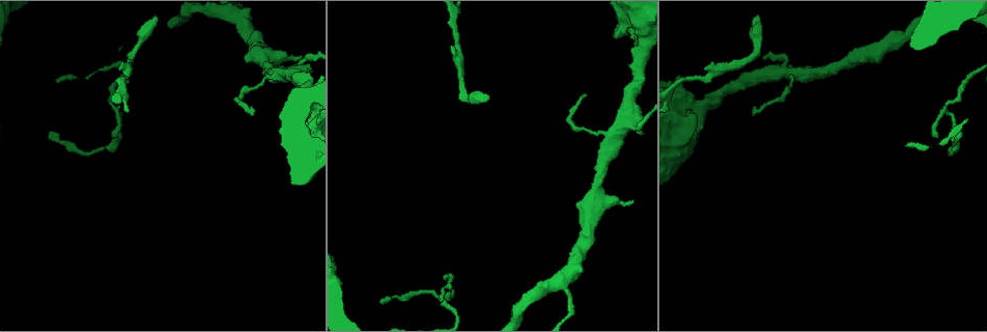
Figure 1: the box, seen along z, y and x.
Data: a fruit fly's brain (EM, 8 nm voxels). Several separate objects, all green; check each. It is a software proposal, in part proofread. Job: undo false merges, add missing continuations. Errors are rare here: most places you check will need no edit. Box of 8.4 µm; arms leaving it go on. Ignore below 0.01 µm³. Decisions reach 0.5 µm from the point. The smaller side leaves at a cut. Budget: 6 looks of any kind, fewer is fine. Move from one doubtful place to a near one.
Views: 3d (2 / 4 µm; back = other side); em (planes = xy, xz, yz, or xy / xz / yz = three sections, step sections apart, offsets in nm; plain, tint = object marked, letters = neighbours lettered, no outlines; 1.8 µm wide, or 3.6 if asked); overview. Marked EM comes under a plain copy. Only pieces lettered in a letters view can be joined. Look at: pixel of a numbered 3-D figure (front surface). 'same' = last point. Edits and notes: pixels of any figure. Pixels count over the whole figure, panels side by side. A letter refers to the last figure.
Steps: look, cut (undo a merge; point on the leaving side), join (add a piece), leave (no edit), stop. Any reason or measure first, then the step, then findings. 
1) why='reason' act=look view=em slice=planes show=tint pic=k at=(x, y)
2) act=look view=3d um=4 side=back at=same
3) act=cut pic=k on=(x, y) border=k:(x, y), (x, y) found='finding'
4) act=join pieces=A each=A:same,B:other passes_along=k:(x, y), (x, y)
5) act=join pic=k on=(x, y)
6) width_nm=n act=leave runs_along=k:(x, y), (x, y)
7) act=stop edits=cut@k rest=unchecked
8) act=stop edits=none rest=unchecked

why='branch stops here' act=look view=em slice=xy step=8 show=letters pic=1 at=(153, 17)

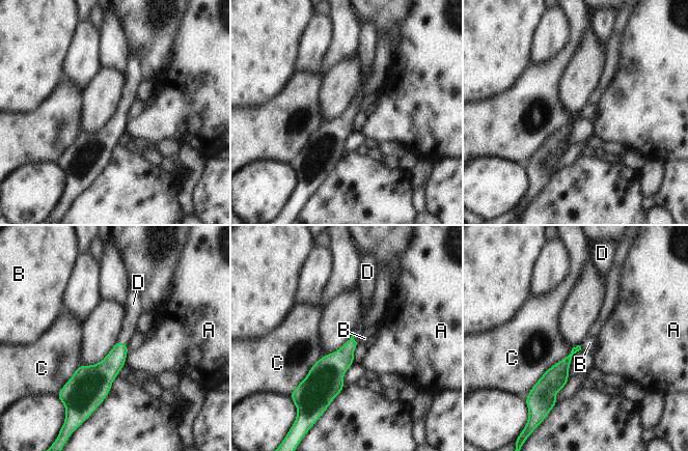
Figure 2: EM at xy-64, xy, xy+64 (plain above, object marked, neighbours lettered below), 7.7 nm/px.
act=join pic=2 on=(129, 327) each=A:other,B:other,C:other,D:same passes_along=2:(106, 370), (121, 342), (129, 327) found='the cell continues'

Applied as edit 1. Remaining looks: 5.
act=look view=overview

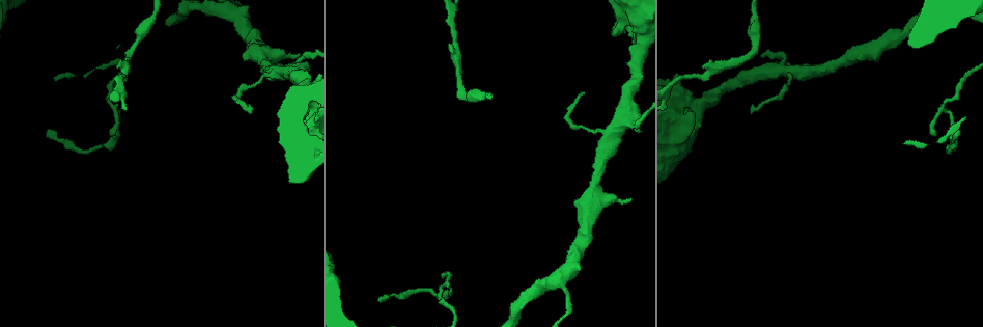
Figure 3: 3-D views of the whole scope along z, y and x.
why='three-way junction' act=look view=em slice=planes show=tint pic=3 at=(264, 74)

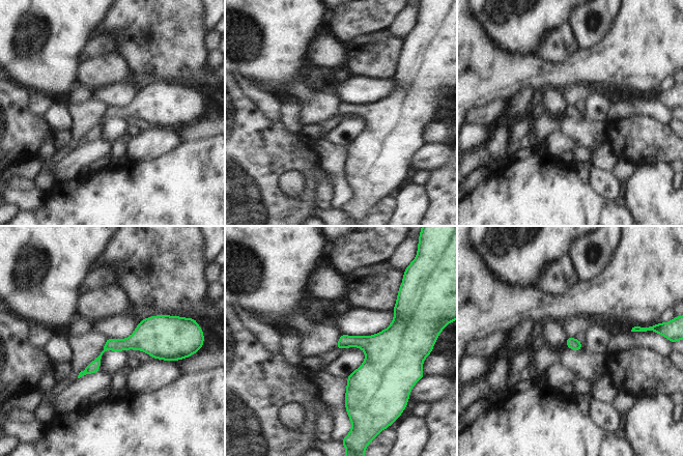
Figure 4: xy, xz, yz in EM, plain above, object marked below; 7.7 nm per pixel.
why='see the neighbours' act=look view=em slice=planes show=letters at=same

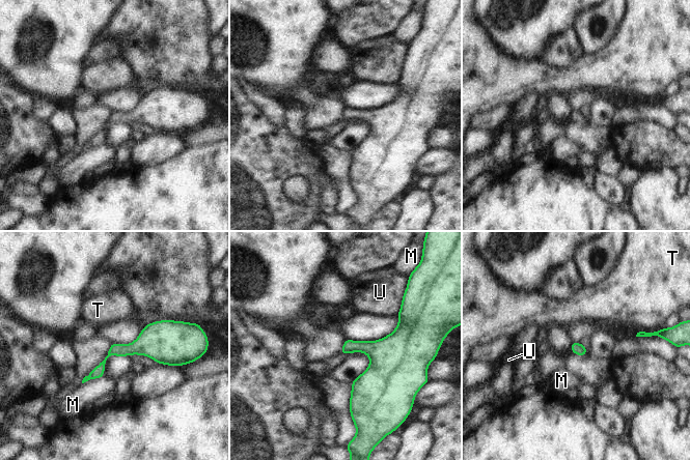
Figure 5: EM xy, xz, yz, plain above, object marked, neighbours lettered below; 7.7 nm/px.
width_nm=90 act=leave each=M:other,T:other,U:other border=5:(104, 375), (82, 383) found='continuous, no second cell'

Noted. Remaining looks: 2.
why='an open end' act=look view=em slice=planes show=letters pic=3 at=(632, 200)

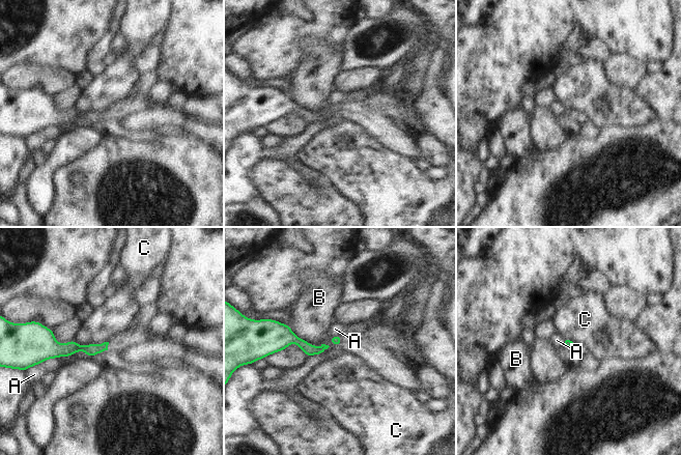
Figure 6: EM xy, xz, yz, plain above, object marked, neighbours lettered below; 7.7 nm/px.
longest_contact=A:400nm act=leave each=A:other,B:other,C:other runs_along=6:(46, 338), (56, 348), (105, 347) found='none of them fits'

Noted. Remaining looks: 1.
act=stop edits=join@2 rest=unchecked

